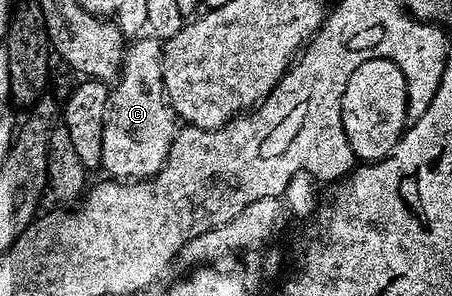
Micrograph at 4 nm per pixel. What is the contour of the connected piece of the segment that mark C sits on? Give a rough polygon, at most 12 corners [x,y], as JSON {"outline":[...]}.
{"outline":[[155,35],[127,45],[108,93],[99,163],[150,178],[178,117]]}

